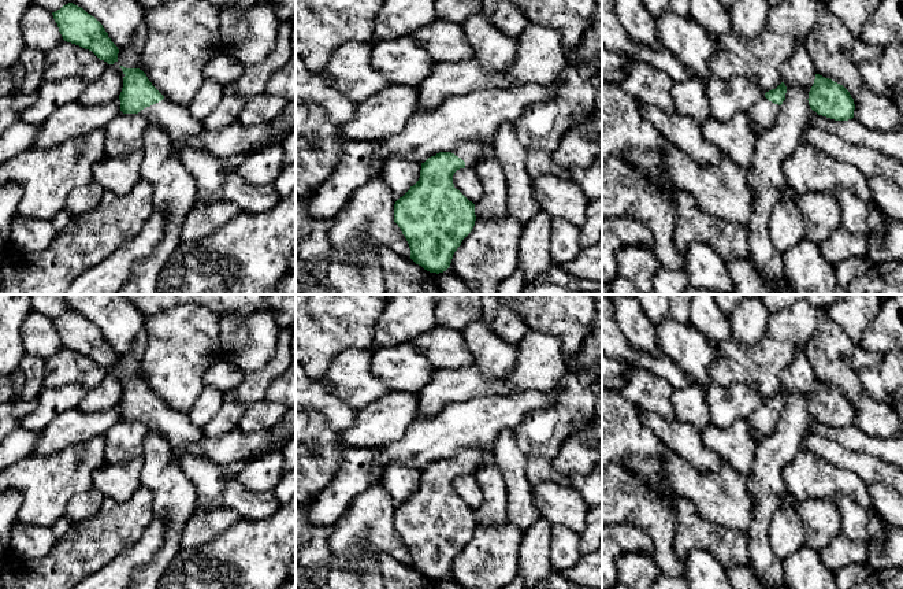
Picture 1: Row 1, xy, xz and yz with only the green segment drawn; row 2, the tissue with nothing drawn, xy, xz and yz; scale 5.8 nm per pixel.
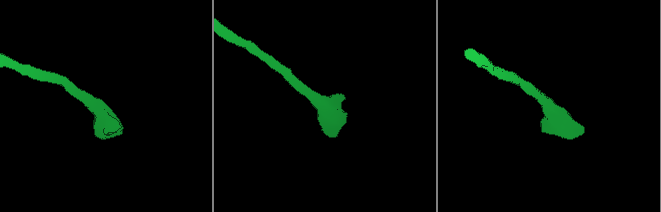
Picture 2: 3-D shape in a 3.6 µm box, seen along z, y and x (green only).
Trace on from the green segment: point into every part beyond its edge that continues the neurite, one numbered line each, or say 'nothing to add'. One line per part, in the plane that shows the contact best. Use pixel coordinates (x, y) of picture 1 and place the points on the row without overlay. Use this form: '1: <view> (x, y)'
1: xy (175, 426)

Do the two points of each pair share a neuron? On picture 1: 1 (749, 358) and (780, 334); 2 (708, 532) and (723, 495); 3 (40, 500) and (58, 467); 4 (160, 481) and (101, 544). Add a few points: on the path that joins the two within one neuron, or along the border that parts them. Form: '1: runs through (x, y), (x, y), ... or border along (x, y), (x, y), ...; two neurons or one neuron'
1: runs through (757, 358), (772, 343); one neuron
2: border along (688, 499), (702, 517), (742, 533); two neurons
3: runs through (45, 492), (47, 485), (56, 475); one neuron
4: border along (141, 484), (152, 493), (153, 514); two neurons

